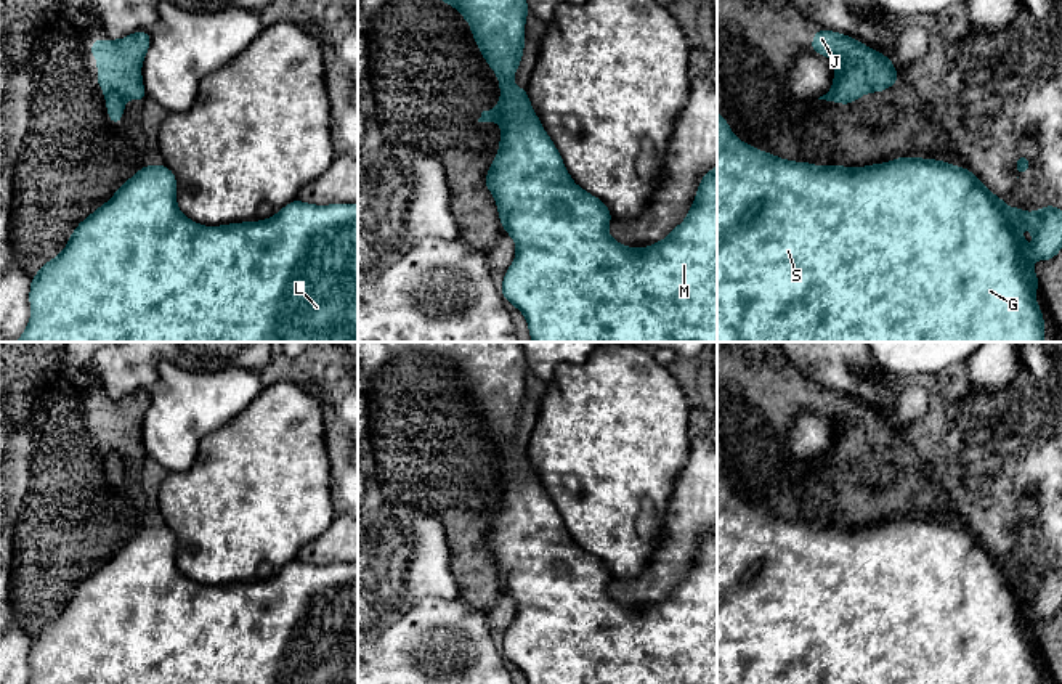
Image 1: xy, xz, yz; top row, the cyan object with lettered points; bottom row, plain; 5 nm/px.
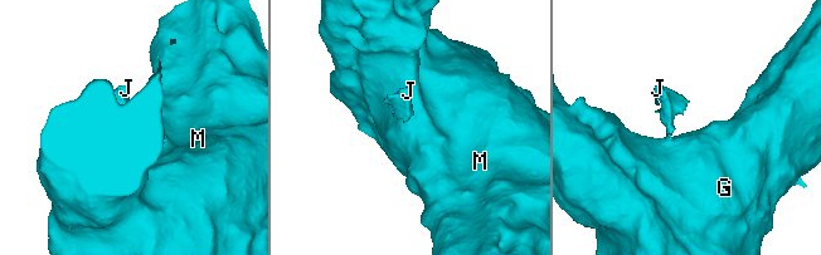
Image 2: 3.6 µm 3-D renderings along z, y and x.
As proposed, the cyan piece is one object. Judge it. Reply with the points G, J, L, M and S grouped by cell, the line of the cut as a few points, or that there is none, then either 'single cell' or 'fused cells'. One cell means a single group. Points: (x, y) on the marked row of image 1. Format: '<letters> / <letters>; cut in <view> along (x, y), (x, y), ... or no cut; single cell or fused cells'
G L M S / J; cut in xz along (501, 95), (499, 121); fused cells

